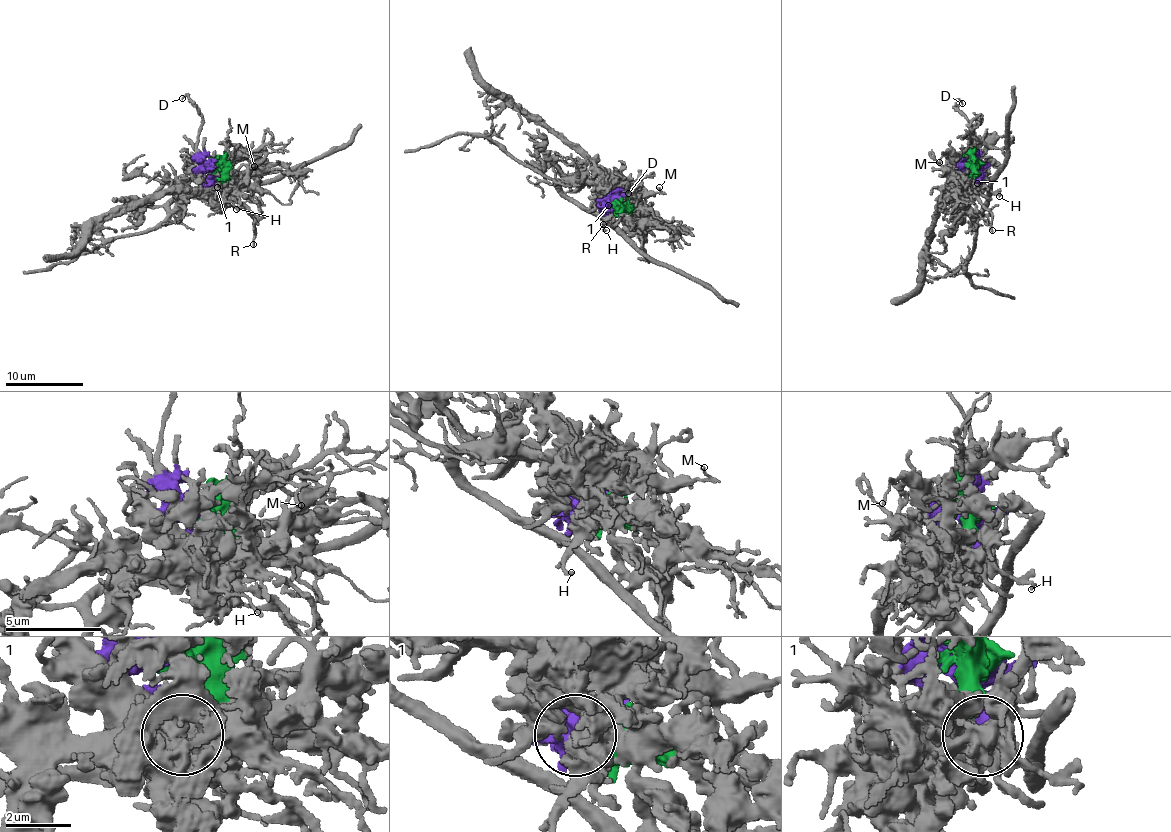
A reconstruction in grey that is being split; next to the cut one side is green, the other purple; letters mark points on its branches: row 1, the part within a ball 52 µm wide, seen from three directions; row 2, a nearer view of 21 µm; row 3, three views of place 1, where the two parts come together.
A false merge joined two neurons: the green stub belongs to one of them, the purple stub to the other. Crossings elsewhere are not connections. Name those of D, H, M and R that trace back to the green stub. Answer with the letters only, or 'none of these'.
M

